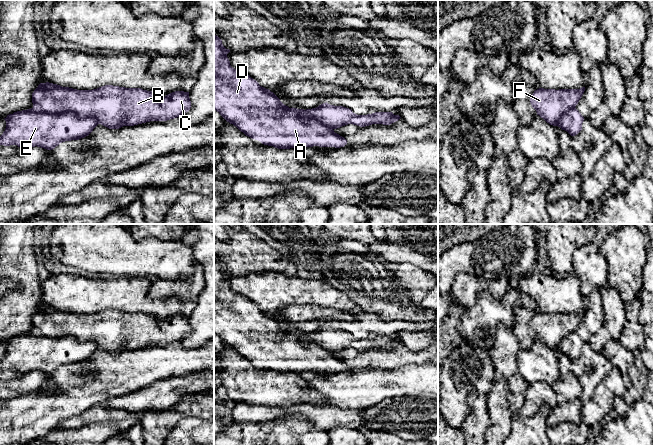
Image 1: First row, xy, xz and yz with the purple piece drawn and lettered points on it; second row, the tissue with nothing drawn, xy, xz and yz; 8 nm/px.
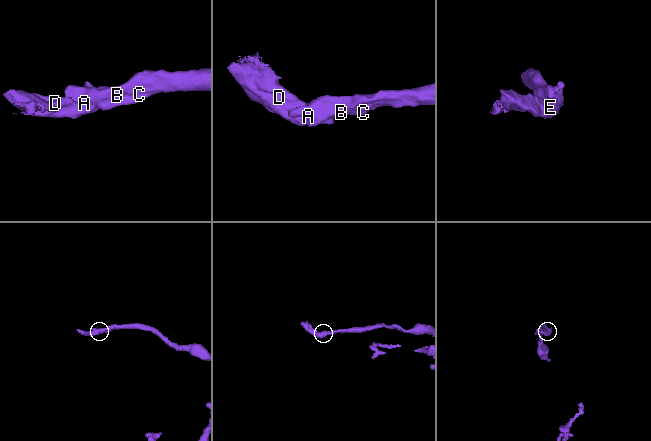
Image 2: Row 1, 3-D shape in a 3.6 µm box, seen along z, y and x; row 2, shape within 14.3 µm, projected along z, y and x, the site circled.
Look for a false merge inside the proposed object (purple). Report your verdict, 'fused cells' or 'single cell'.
fused cells

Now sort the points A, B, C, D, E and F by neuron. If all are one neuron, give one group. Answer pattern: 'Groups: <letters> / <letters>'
Groups: A D E / B C F

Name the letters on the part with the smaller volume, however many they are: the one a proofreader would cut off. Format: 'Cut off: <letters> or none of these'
Cut off: A, D, E

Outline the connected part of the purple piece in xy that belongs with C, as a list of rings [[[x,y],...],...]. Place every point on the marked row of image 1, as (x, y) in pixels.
[[[40,83],[32,93],[33,108],[45,113],[73,112],[91,116],[109,129],[134,126],[150,121],[167,121],[183,116],[191,108],[189,92],[175,91],[158,98],[152,91],[105,85],[93,90],[77,90],[53,83]]]

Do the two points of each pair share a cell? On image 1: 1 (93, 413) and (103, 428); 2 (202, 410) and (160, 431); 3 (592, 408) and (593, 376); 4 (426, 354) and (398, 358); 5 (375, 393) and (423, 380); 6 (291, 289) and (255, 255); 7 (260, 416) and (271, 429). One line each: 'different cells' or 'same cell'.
1: different cells
2: same cell
3: different cells
4: same cell
5: same cell
6: different cells
7: different cells

